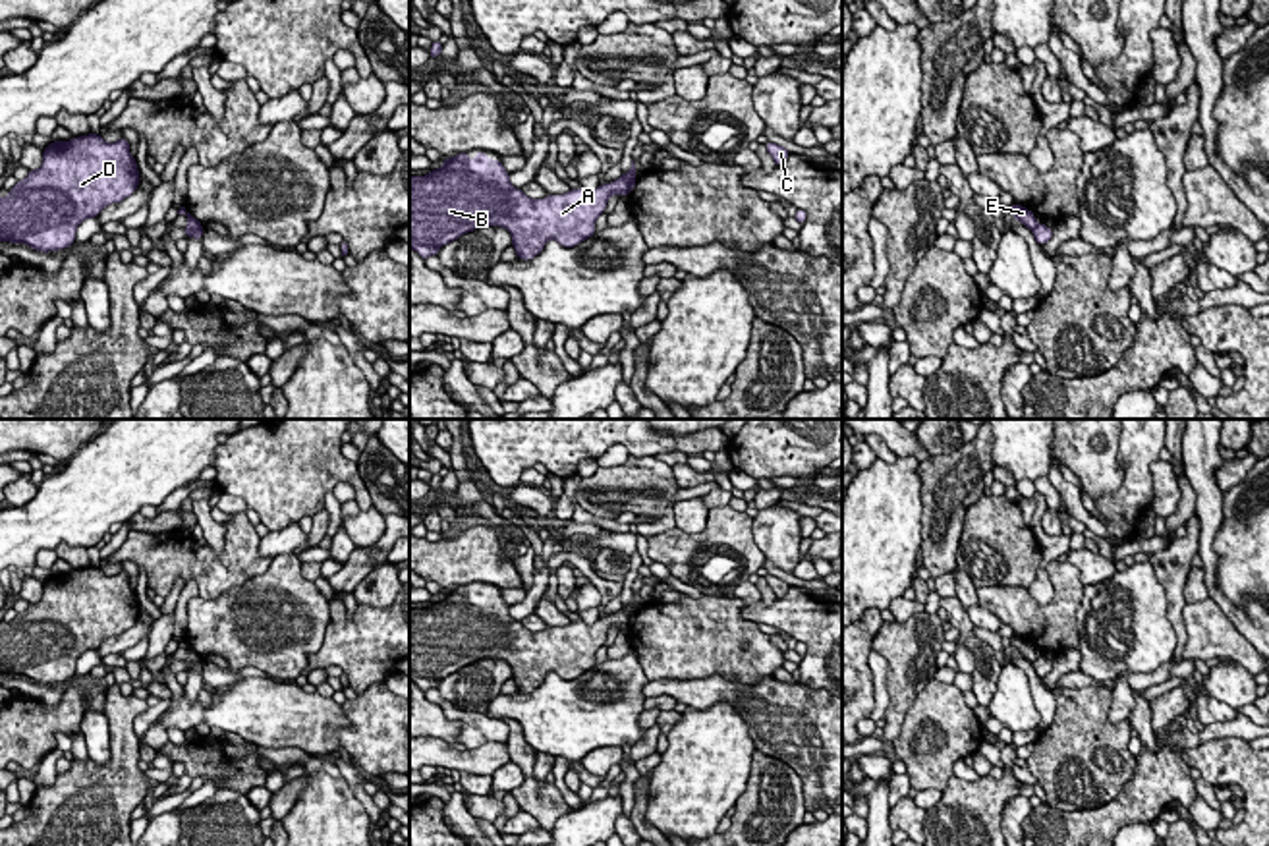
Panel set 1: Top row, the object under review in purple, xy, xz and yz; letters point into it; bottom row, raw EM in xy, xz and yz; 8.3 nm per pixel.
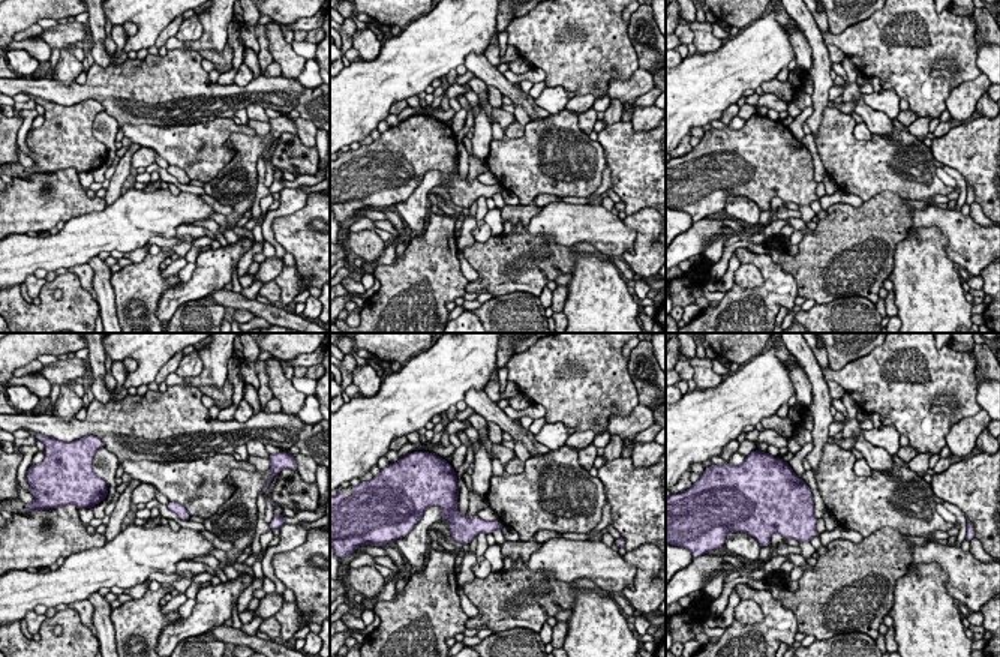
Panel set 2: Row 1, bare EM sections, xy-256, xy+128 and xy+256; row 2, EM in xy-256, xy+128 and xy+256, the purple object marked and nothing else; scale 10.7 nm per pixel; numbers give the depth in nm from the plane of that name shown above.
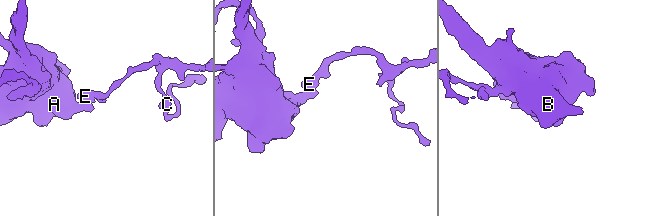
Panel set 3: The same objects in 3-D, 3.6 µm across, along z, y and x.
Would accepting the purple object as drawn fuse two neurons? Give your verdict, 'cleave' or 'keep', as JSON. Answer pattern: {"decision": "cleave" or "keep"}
{"decision": "cleave"}

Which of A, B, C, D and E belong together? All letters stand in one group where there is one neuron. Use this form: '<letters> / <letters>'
A B D / C E

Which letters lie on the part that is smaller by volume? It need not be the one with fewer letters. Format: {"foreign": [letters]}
{"foreign": ["C", "E"]}

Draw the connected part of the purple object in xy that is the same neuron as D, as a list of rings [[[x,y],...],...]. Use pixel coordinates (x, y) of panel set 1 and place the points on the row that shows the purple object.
[[[89,133],[52,141],[39,170],[29,170],[0,199],[0,241],[25,243],[48,253],[75,241],[77,226],[129,197],[141,176],[129,143],[106,143]]]

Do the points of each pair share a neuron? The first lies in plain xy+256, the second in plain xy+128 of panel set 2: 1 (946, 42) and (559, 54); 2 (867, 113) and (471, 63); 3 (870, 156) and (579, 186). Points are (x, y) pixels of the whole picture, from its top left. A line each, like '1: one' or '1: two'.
1: one
2: one
3: one

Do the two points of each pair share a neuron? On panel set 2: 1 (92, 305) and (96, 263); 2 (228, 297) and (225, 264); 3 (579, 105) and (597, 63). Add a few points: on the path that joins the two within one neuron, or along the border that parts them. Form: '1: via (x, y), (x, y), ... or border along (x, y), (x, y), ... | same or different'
1: border along (96, 302), (101, 312) | different
2: border along (222, 287), (207, 296) | different
3: border along (576, 95), (592, 95), (595, 98) | different

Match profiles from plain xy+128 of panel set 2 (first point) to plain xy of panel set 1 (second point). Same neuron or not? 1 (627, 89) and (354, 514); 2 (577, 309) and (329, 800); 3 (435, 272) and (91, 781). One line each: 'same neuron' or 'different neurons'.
1: same neuron
2: same neuron
3: same neuron

